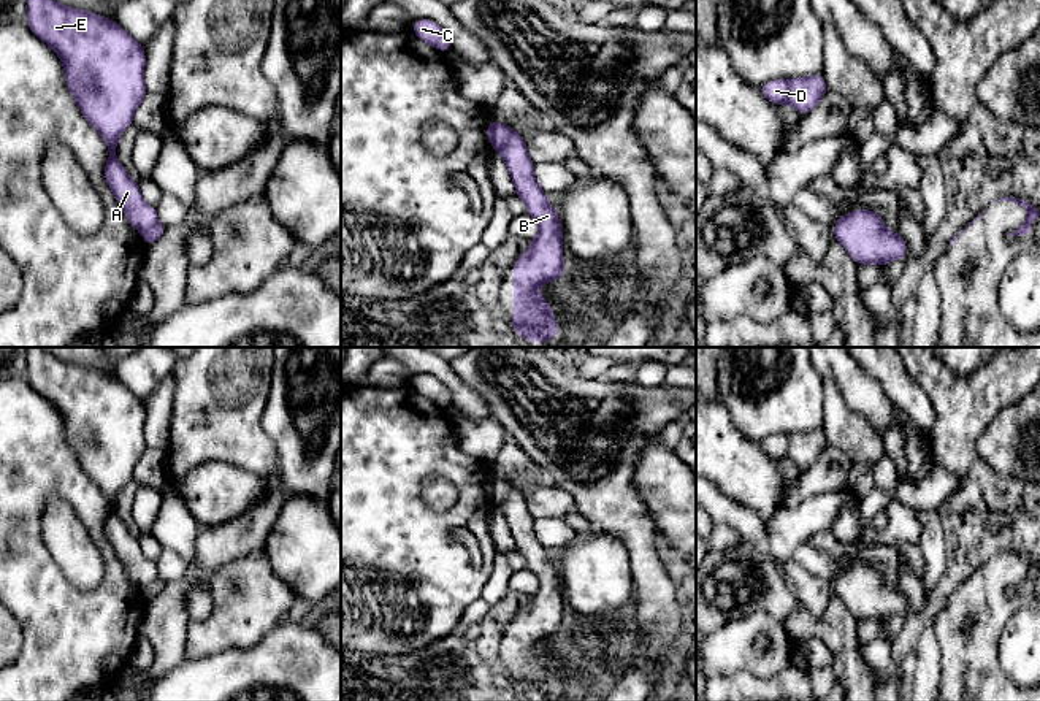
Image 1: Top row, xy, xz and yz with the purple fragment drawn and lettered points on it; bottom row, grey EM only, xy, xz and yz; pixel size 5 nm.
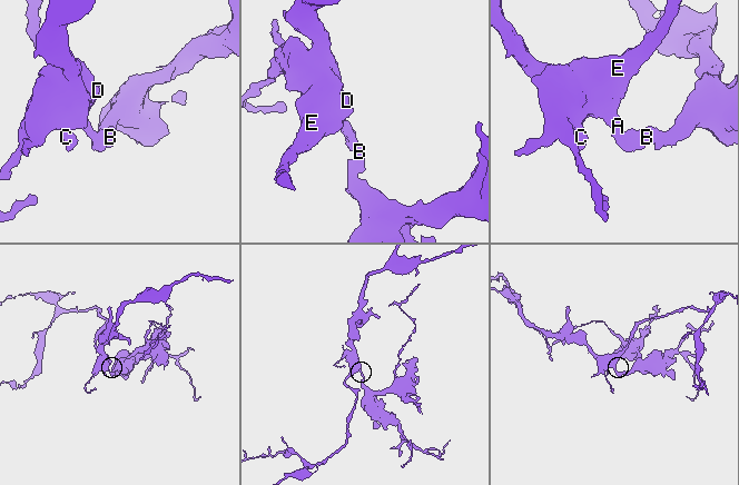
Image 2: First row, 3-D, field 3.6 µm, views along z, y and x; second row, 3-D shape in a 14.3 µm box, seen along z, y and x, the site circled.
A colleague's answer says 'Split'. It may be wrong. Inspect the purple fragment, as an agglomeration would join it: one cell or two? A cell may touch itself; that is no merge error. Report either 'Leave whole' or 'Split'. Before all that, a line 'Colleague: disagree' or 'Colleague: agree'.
Colleague: agree
Split

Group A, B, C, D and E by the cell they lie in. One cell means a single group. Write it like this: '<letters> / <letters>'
A C D E / B

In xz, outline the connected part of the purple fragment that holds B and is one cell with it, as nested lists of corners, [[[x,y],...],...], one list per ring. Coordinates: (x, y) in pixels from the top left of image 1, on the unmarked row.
[[[512,485],[495,508],[504,514],[515,539],[515,550],[526,560],[526,569],[539,579],[537,592],[512,620],[514,674],[509,682],[525,696],[552,696],[560,687],[560,679],[555,677],[550,658],[539,652],[537,644],[566,628],[560,574],[536,536],[534,517],[528,511],[525,495]]]

